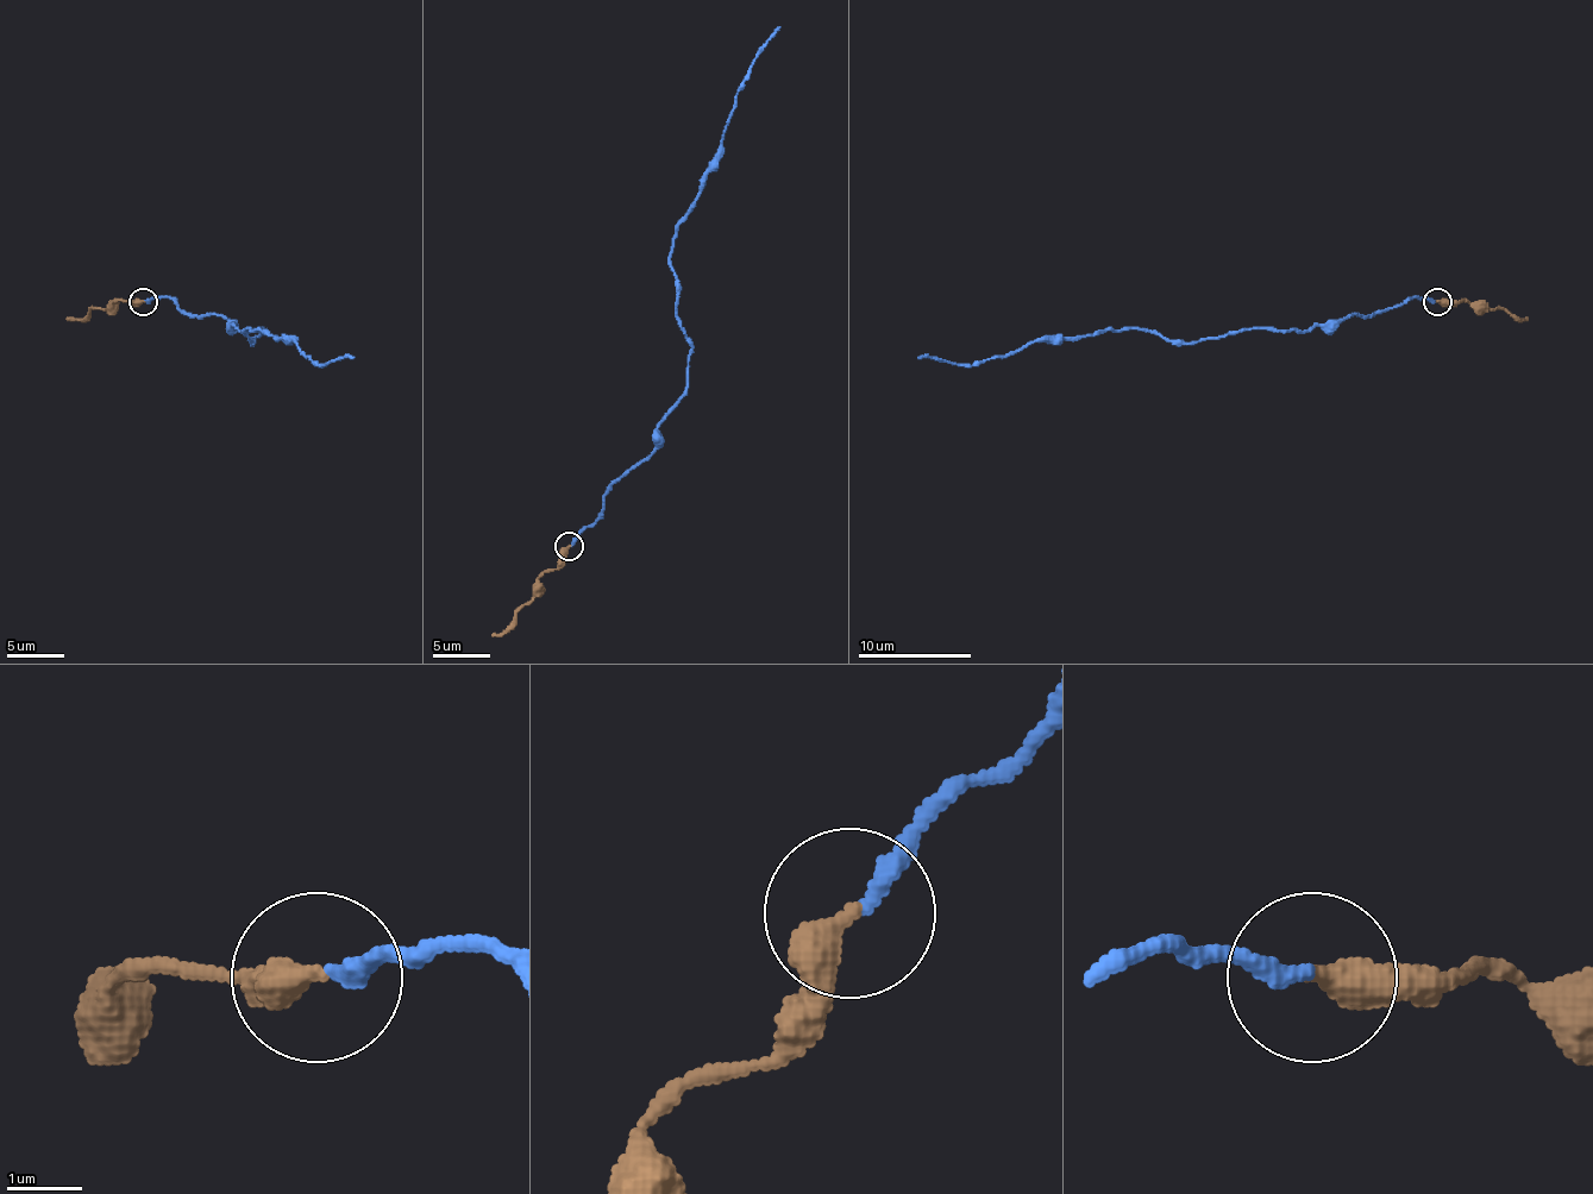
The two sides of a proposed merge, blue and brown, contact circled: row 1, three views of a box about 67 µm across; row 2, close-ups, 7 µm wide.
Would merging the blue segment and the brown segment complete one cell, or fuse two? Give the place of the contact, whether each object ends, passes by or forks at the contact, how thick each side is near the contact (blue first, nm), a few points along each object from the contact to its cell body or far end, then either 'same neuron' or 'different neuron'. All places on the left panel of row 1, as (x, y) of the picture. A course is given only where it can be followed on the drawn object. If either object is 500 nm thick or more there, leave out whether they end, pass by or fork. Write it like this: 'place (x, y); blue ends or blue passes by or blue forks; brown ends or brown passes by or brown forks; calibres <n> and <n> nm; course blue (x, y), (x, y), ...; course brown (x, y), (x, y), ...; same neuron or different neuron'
place (143, 301); blue ends; brown ends; calibres 240 and 400 nm; course blue (143, 301), (169, 297), (243, 332), (265, 332), (251, 344), (245, 330), (292, 338), (317, 363), (353, 358); course brown (143, 301), (110, 303), (83, 318), (67, 318); same neuron

